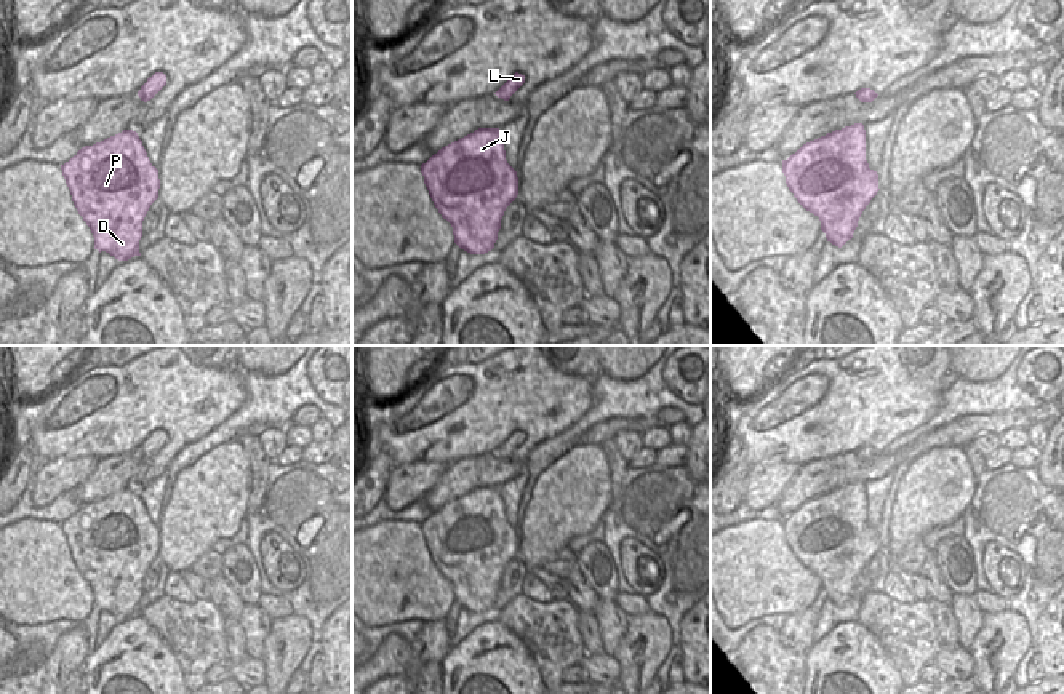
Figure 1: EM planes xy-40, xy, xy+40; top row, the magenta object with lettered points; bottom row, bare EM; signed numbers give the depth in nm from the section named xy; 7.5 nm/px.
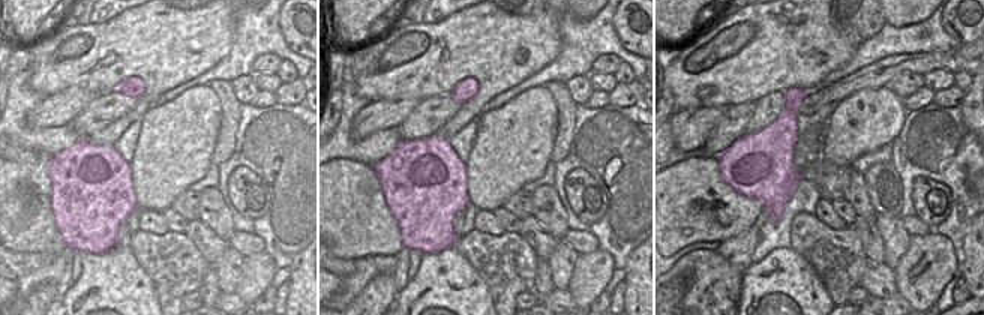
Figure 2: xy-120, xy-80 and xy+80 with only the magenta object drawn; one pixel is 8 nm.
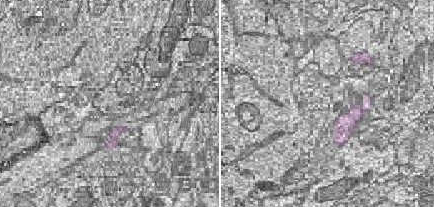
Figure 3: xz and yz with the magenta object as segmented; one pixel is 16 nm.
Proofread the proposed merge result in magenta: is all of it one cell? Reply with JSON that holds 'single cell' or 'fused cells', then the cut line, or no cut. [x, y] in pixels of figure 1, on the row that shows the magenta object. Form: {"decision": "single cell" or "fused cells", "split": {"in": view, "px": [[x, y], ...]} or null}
{"decision": "single cell", "split": null}

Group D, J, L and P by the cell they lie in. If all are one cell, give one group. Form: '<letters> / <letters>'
D J L P

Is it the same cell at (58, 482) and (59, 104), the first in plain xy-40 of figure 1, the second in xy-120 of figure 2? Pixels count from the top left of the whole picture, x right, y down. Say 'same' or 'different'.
same

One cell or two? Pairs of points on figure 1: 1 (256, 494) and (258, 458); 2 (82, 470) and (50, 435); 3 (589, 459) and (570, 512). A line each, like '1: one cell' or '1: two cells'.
1: one cell
2: two cells
3: one cell

